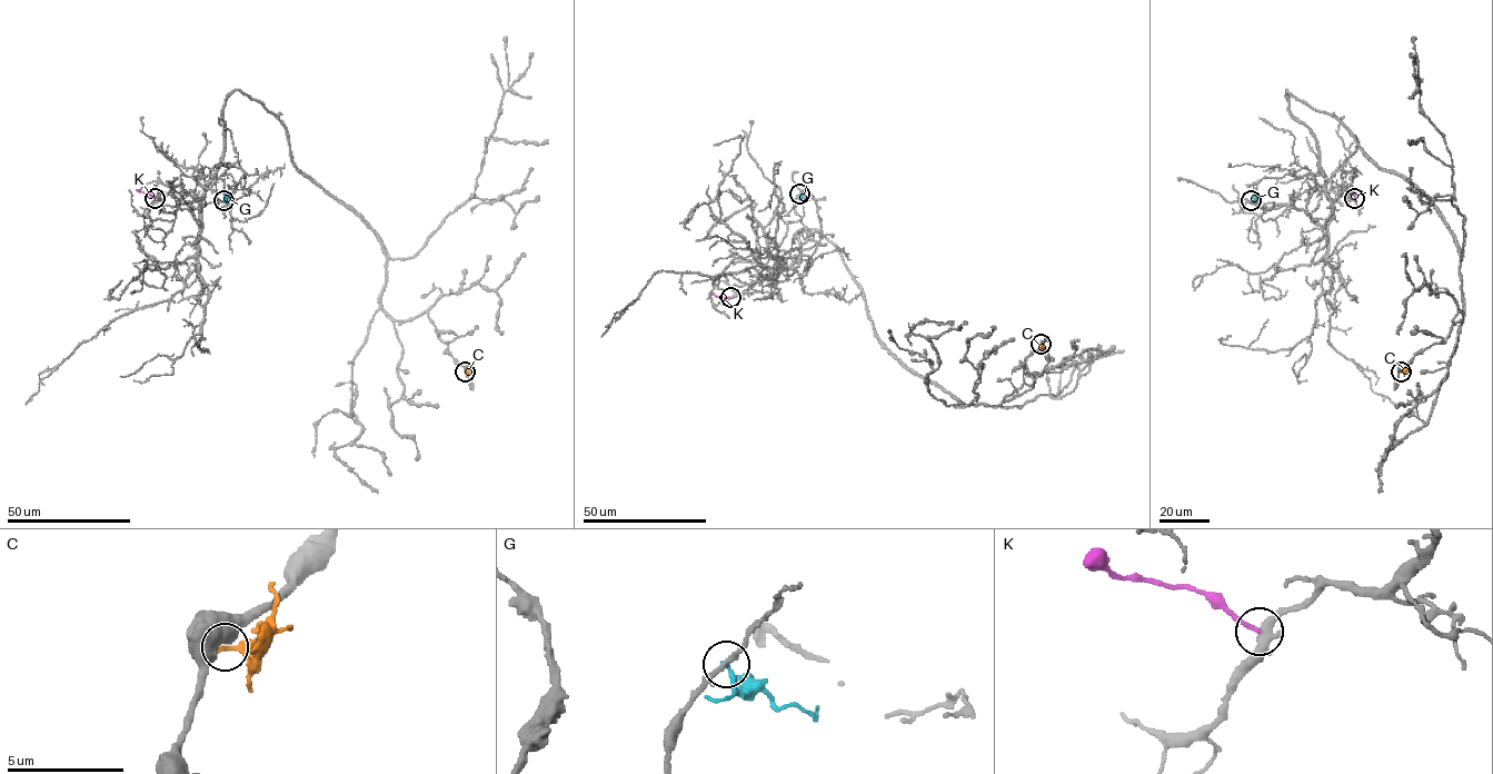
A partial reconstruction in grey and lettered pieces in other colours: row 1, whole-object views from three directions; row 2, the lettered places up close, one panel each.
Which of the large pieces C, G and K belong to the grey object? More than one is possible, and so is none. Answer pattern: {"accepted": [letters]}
{"accepted": []}

